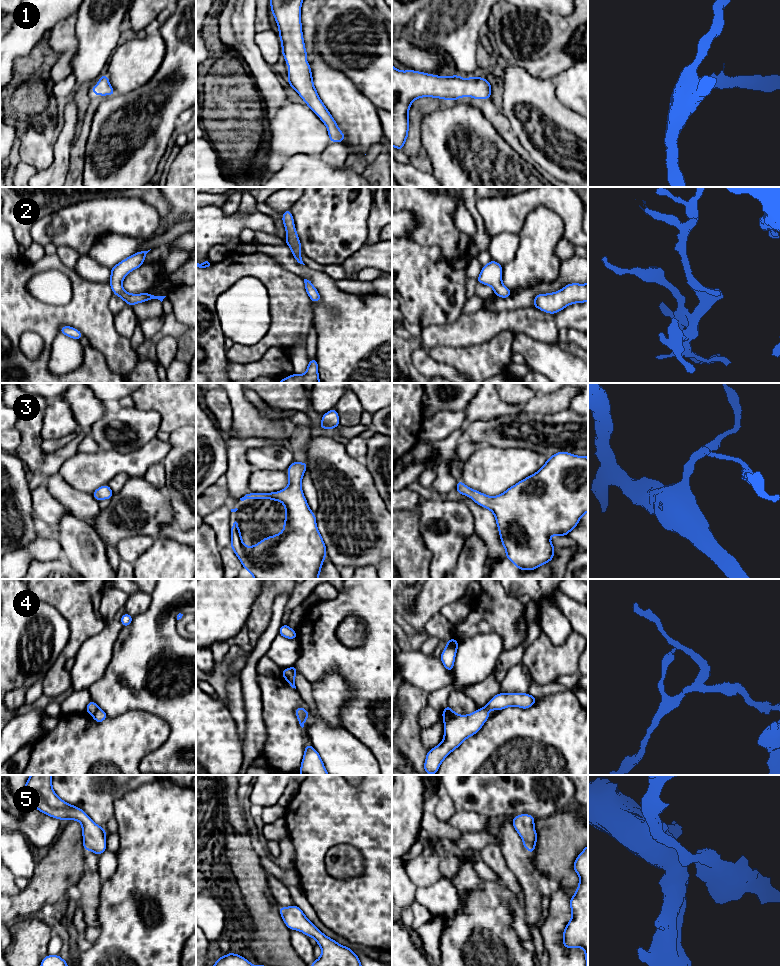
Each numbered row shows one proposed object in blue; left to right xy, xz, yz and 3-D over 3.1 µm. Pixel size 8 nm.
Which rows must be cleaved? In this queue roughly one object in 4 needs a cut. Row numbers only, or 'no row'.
4

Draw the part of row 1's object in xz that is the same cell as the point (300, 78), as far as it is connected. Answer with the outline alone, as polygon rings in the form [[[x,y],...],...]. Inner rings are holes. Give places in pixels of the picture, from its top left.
[[[270,0],[271,12],[273,13],[279,28],[279,36],[282,44],[282,55],[286,59],[286,65],[290,67],[288,71],[288,83],[304,100],[311,110],[323,121],[329,133],[330,142],[342,142],[346,136],[340,131],[337,123],[328,112],[327,108],[318,96],[313,84],[310,64],[306,62],[307,52],[302,34],[301,26],[301,4],[303,0]]]

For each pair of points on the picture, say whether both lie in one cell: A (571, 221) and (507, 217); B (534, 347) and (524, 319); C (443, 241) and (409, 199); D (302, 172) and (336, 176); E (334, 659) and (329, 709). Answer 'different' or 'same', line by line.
A: same
B: different
C: same
D: same
E: different

